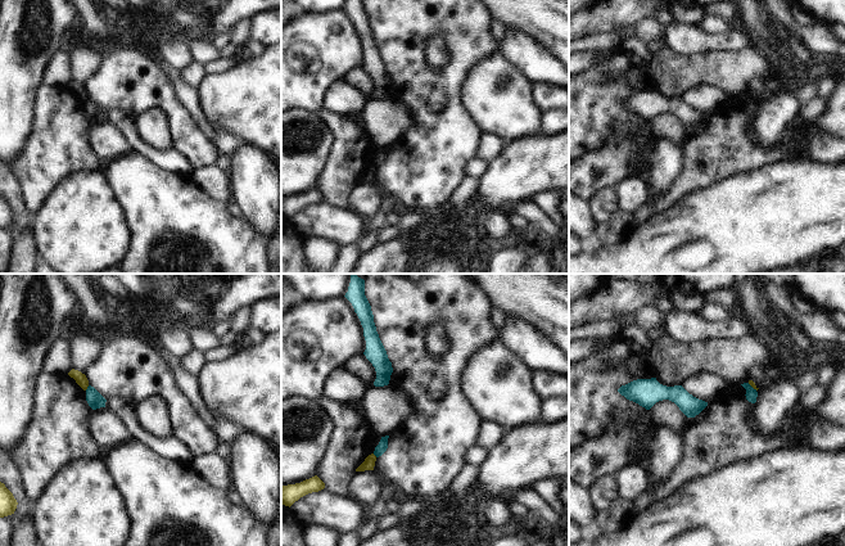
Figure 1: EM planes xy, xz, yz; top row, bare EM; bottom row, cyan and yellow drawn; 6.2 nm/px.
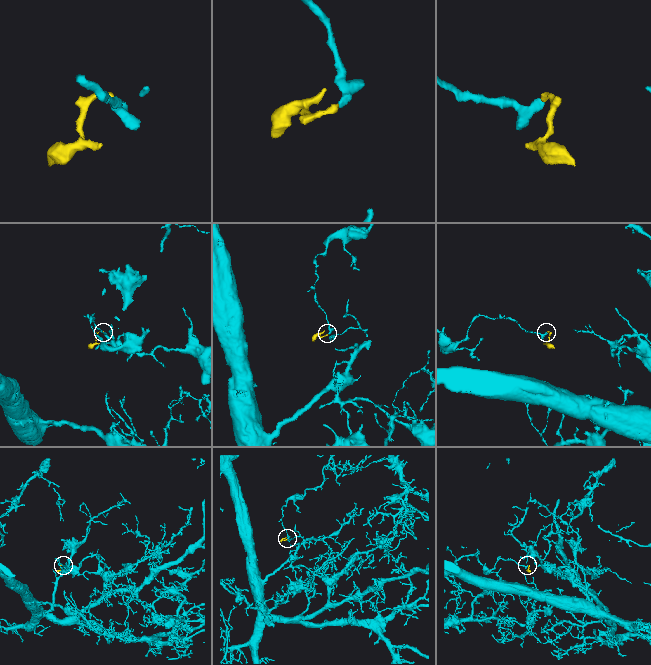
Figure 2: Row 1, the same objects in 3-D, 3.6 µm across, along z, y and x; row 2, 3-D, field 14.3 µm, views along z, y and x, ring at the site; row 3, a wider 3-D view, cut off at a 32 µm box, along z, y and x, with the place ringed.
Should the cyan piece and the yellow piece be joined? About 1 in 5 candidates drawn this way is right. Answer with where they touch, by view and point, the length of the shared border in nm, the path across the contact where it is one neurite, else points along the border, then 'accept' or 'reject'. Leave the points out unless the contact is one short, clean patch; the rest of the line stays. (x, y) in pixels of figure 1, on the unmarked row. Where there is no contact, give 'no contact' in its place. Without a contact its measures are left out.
contact xy (87, 100); length 40 nm; border xy (89, 98), (85, 102); reject

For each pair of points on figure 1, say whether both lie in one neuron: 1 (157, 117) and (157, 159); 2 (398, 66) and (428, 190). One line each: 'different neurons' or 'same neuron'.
1: different neurons
2: same neuron

